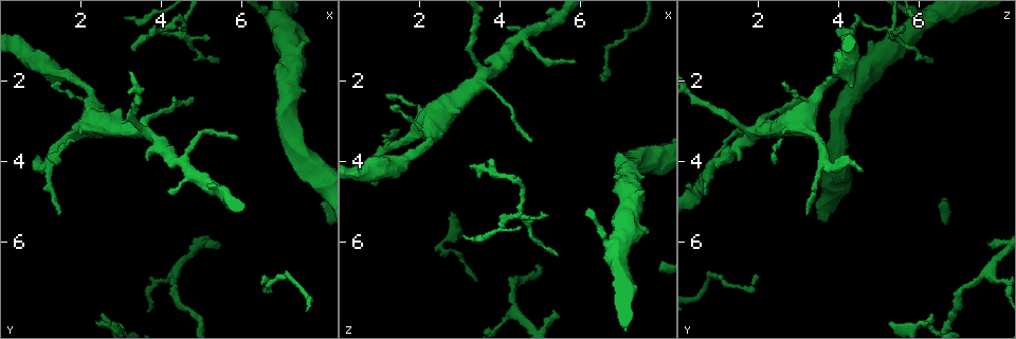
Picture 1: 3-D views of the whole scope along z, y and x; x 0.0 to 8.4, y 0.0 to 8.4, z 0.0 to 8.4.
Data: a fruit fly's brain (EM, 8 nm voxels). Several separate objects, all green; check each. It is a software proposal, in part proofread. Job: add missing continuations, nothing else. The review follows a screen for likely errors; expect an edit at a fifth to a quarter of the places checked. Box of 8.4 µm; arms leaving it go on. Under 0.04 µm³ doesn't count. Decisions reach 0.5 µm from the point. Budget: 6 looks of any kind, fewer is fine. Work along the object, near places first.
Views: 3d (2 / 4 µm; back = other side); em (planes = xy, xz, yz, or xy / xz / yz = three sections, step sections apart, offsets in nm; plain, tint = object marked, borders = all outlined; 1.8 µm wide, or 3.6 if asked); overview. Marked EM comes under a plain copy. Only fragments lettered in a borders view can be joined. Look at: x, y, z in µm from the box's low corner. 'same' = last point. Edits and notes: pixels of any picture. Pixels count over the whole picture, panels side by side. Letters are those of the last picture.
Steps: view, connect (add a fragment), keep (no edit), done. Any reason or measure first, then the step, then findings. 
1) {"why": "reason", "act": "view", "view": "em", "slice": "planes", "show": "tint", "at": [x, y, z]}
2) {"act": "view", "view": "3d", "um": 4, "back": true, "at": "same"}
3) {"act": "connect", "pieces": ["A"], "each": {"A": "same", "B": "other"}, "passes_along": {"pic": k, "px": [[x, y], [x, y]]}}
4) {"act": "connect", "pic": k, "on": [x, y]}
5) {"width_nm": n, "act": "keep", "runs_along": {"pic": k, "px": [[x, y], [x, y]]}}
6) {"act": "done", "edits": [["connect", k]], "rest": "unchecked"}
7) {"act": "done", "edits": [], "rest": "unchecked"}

{"why": "free end", "act": "view", "view": "em", "slice": "xz", "step": 8, "show": "tint", "at": [5.35, 6.05, 7.65]}

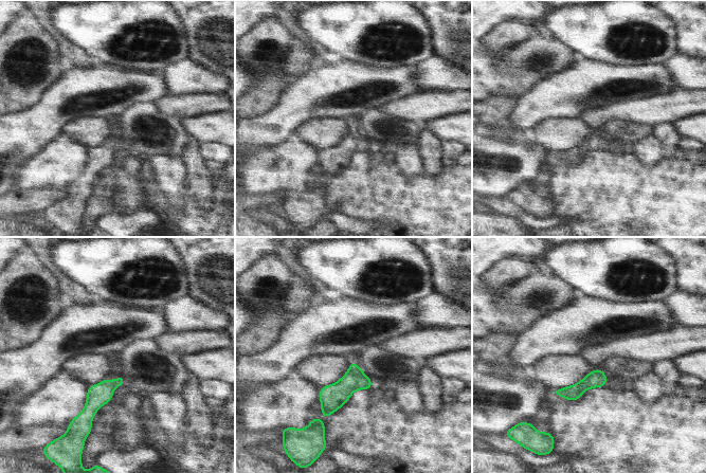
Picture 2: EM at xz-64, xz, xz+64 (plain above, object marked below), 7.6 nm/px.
{"why": "another direction", "act": "view", "view": "em", "slice": "planes", "show": "borders", "at": "same"}

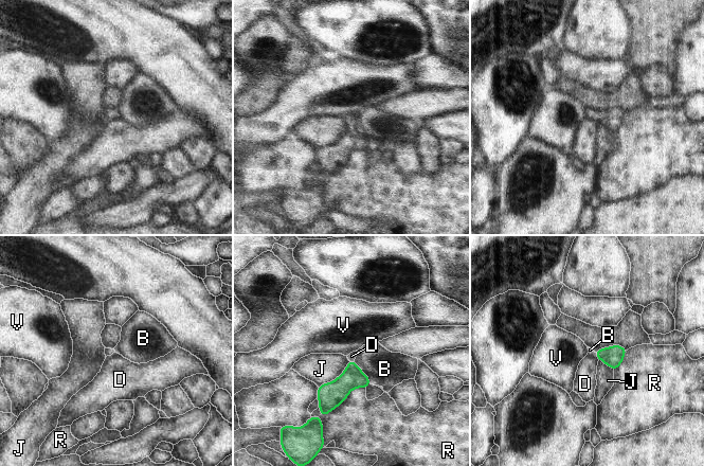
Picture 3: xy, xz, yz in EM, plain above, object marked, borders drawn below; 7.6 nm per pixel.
{"act": "keep", "each": {"B": "other", "D": "other", "J": "other", "R": "other", "V": "other"}, "border": {"pic": 3, "px": [[593, 352], [599, 359]]}, "found": "no lettered fragment goes on from it"}

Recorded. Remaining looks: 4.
{"why": "an open end", "act": "view", "view": "3d", "um": 4, "at": [0.90, 4.25, 4.60]}

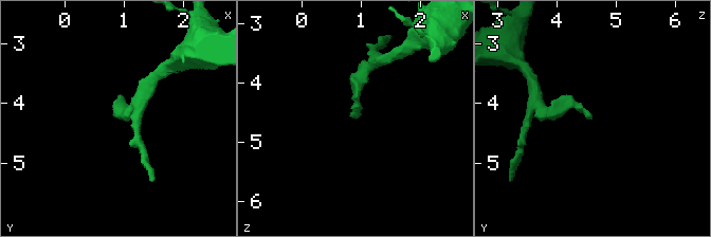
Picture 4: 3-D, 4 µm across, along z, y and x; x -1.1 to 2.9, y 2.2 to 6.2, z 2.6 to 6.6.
{"act": "view", "view": "em", "slice": "planes", "show": "borders", "at": [0.90, 4.20, 4.60]}

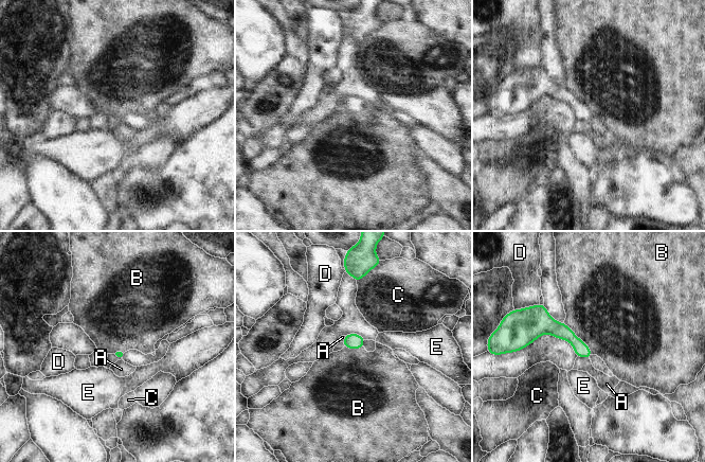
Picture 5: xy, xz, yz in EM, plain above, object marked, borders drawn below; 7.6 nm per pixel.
{"longest_contact_nm": ["B", 340], "act": "keep", "each": {"A": "other", "B": "other", "C": "other", "D": "other", "E": "other"}, "found": "none of them fits"}

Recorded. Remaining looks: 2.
{"why": "thin end", "act": "view", "view": "em", "slice": "xy", "step": 4, "show": "borders", "at": [1.45, 5.25, 3.25]}

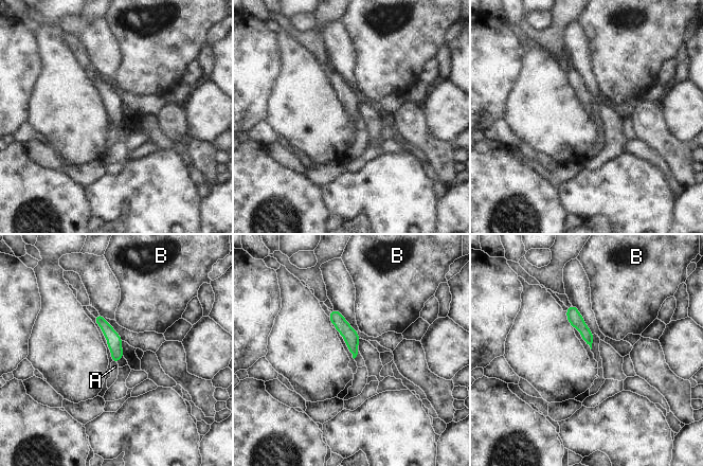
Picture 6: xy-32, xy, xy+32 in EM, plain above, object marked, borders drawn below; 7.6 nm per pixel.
{"why": "cut it another way", "act": "view", "view": "em", "slice": "planes", "show": "borders", "at": "same"}

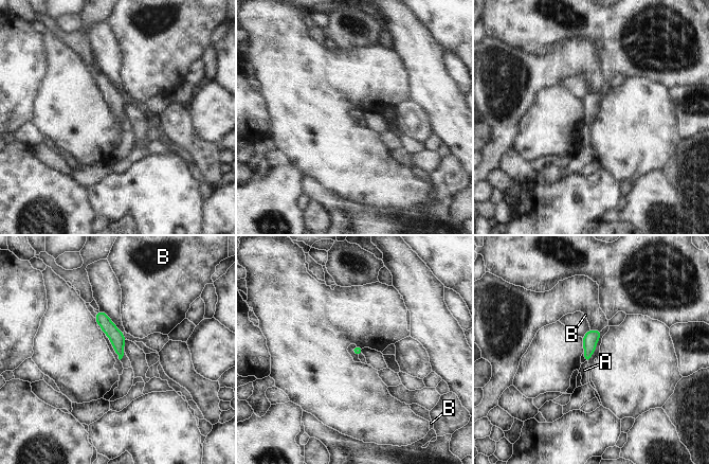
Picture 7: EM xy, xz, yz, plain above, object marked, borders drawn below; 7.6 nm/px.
{"act": "connect", "pieces": ["A"], "each": {"A": "same", "B": "other"}, "passes_along": {"pic": 7, "px": [[591, 338], [586, 362], [584, 370]]}, "found": "it goes on there"}

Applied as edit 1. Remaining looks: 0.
{"act": "done", "edits": [["connect", 7]], "rest": "unchecked"}

